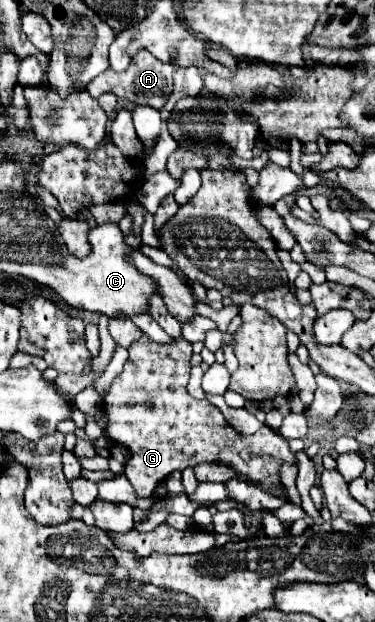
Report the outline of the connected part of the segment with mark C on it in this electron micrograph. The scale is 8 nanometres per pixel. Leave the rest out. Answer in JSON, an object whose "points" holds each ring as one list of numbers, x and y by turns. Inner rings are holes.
{"points":[[114,223,96,225,90,231,90,245,92,253,86,259,68,257,62,263,18,263,24,265,24,271,20,267,20,273,30,275,30,279,44,283,46,287,52,287,68,305,86,309,86,311,98,311,108,317,134,317,150,311,150,297,160,295,160,285,156,279,140,273,130,257,134,251,128,243,124,233]]}

